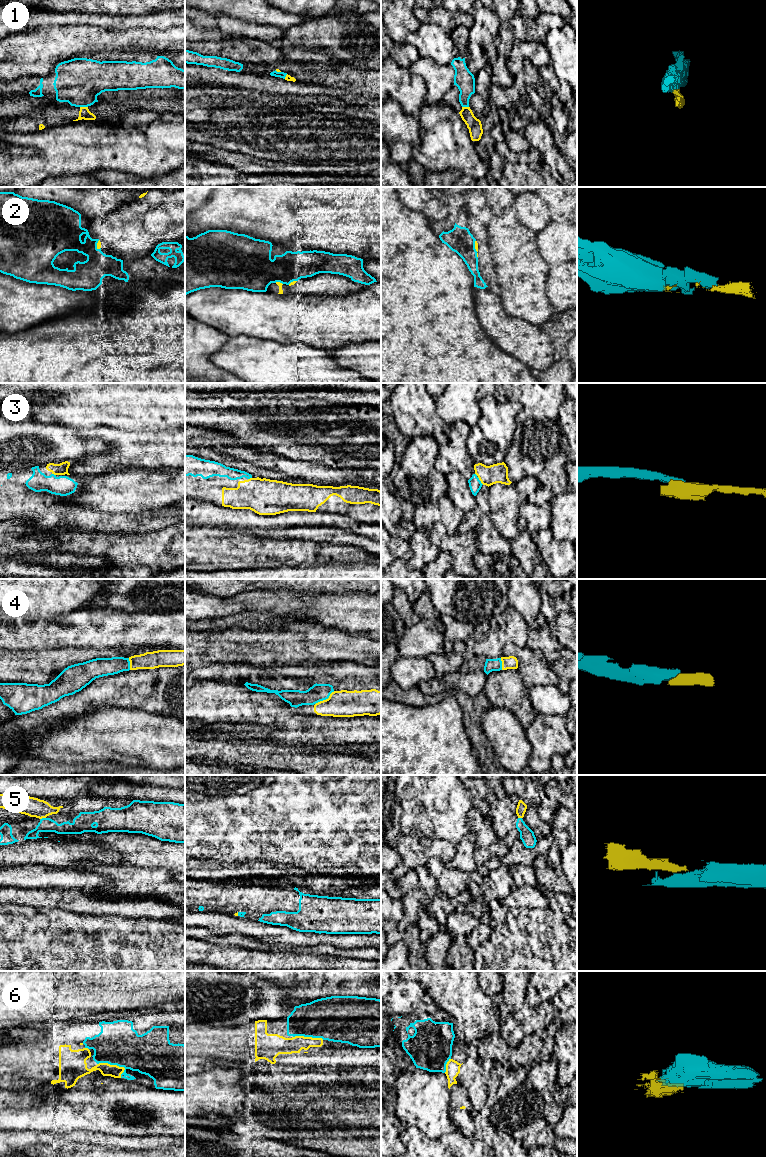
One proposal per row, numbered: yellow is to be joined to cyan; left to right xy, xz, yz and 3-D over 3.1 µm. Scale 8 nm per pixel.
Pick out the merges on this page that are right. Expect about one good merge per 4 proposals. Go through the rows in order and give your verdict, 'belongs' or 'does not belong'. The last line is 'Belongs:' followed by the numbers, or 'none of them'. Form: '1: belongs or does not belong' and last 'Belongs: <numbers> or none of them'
1: does not belong
2: does not belong
3: belongs
4: belongs
5: does not belong
6: belongs
Belongs: 3, 4, 6

